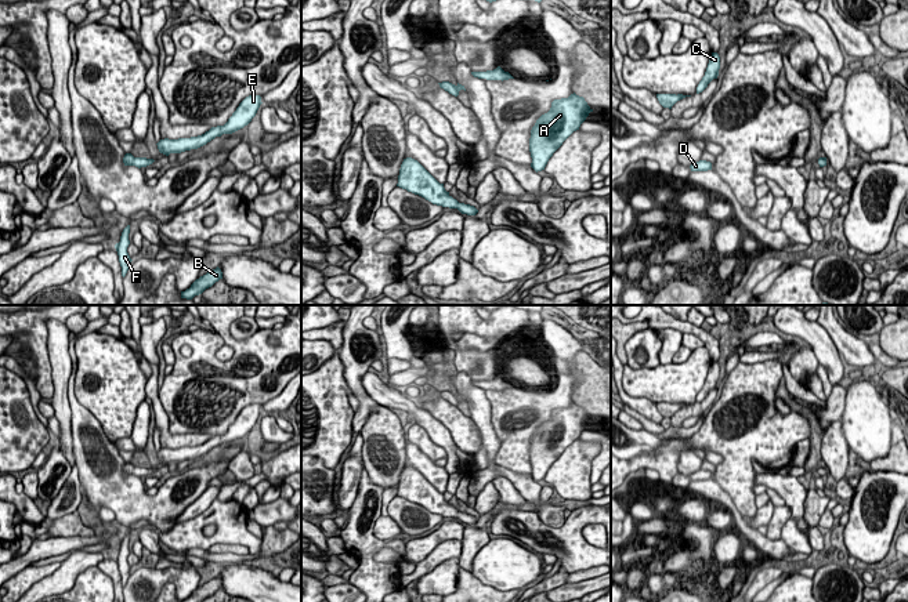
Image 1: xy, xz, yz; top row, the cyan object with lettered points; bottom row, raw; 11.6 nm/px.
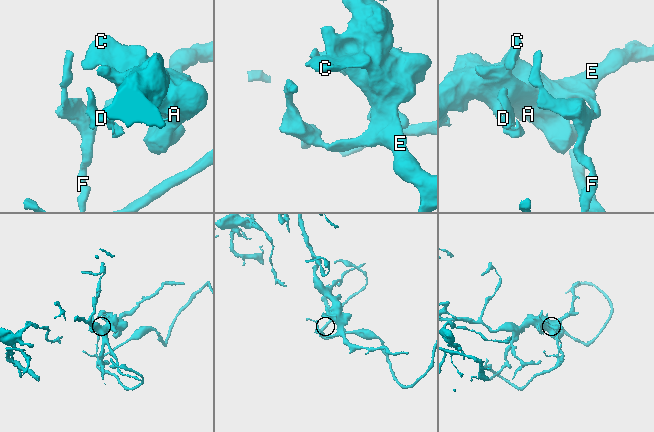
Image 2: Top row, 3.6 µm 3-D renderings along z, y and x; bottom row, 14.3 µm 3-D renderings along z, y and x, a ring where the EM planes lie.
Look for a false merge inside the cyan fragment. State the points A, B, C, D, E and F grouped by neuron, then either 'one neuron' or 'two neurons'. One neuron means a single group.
A C D E / B F | two neurons

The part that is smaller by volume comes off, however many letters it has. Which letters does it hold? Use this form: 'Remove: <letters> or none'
Remove: B, F

